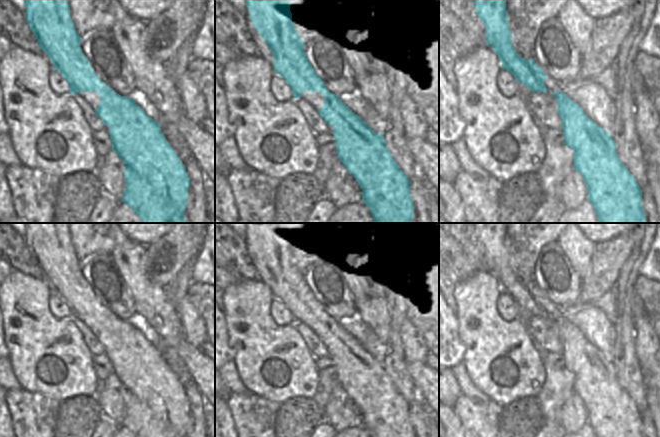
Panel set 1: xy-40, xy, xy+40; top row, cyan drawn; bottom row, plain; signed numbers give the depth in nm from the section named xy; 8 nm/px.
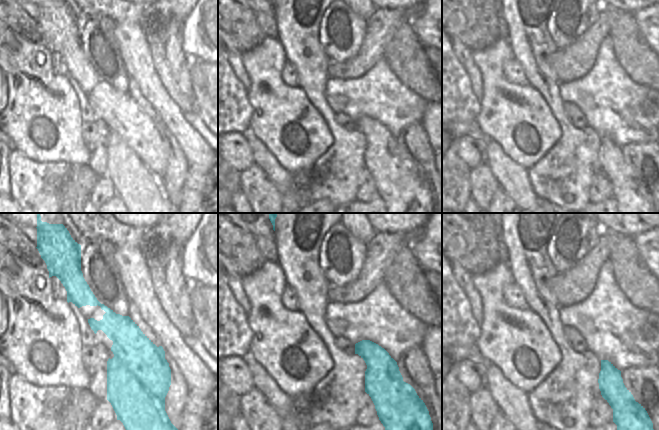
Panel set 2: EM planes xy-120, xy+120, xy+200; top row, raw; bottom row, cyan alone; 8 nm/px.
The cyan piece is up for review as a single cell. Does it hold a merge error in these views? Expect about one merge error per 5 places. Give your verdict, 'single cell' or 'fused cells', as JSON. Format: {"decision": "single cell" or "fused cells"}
{"decision": "single cell"}

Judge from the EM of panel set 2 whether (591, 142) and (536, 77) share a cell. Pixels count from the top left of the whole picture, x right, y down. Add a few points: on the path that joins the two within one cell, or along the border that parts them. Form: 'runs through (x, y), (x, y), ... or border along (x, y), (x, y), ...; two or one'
runs through (573, 132), (560, 116), (557, 105), (551, 95); one

